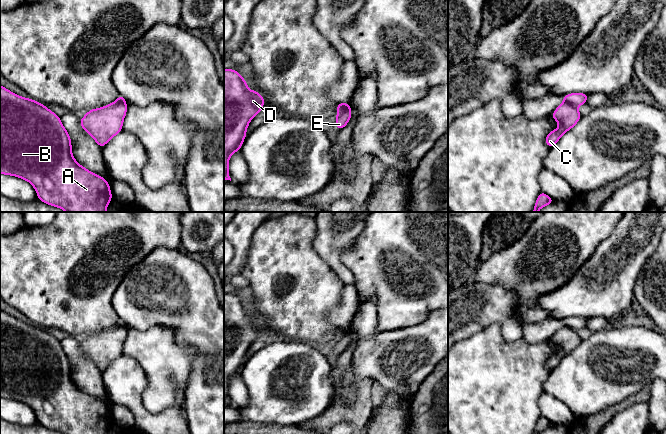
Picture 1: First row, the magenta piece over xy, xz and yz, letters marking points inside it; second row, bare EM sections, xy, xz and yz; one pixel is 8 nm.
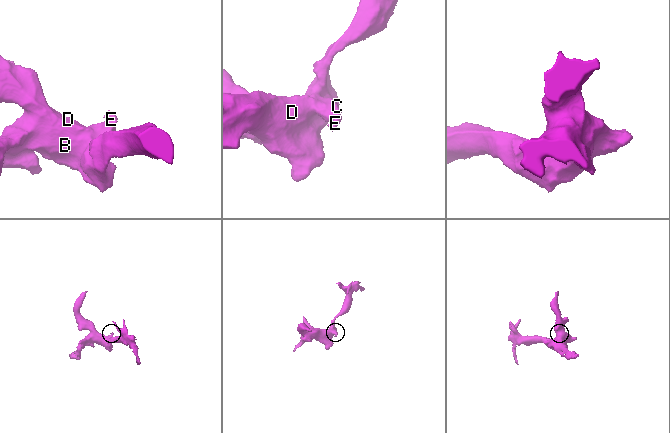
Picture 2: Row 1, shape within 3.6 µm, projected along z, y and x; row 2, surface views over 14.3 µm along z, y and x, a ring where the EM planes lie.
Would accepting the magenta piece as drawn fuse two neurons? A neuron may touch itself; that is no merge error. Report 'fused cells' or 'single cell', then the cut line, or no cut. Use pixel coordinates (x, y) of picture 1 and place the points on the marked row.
fused cells; cut yz (564, 100), (576, 107)

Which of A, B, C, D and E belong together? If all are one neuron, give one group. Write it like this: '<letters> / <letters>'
A B C D / E

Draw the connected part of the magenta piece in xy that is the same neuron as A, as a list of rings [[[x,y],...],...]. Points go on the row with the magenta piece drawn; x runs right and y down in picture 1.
[[[1,84],[0,174],[28,181],[41,202],[66,212],[106,212],[113,199],[108,181],[74,159],[71,138],[60,117],[42,103],[23,98]]]

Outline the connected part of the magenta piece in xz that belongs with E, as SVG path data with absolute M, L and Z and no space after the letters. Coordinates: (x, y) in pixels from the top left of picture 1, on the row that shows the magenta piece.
M350 106L345 107L336 117L335 128L342 130L351 119L352 109Z

